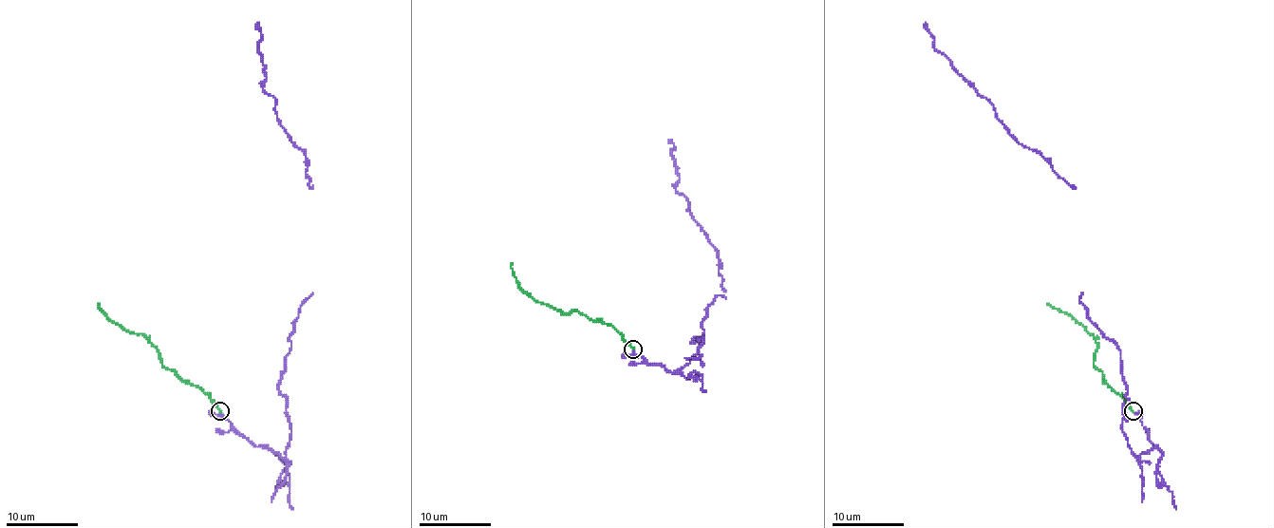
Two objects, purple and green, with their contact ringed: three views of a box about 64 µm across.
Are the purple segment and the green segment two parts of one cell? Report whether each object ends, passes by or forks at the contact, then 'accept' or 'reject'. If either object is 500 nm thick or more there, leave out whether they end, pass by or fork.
purple passes by; green ends; accept

